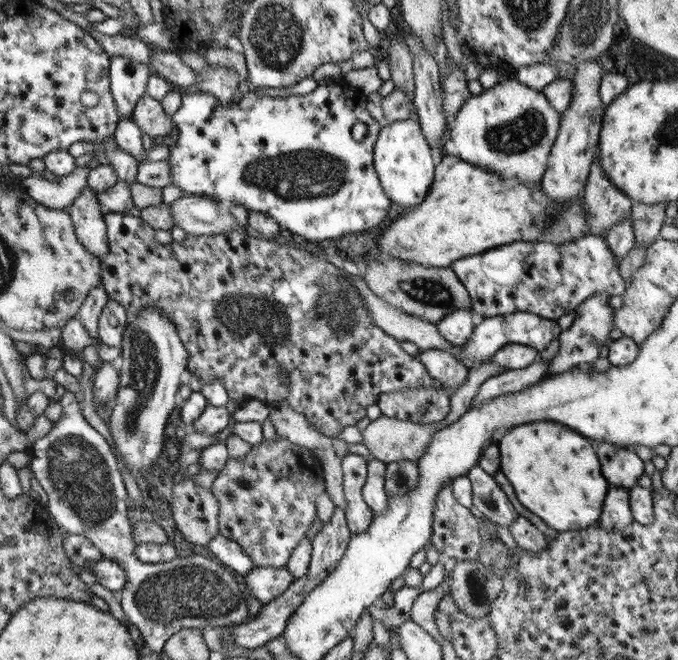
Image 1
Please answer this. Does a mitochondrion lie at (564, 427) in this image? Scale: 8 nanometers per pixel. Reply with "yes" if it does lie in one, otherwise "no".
no

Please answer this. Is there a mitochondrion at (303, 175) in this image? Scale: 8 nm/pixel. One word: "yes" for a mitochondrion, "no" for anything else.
yes

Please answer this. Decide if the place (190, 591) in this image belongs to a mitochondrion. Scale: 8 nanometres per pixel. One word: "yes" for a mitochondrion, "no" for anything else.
yes

